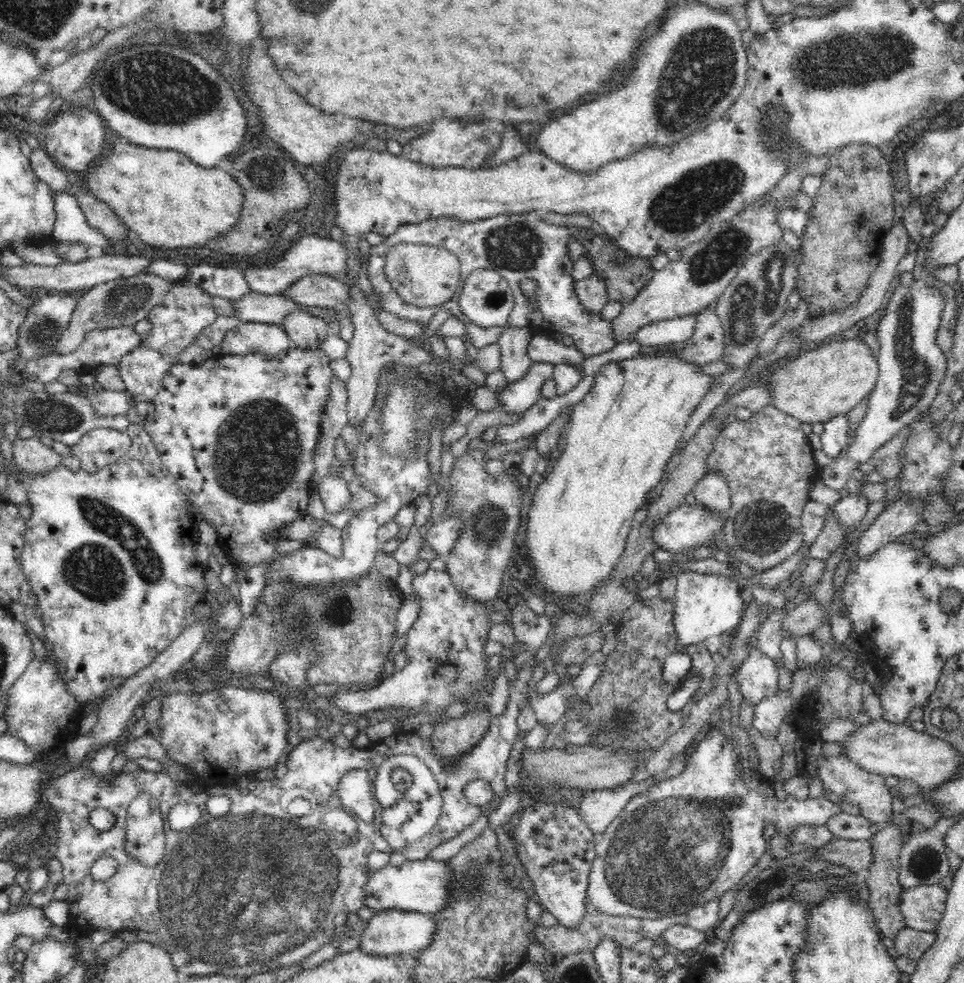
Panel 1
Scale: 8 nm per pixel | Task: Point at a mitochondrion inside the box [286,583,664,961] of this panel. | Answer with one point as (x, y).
(476, 869)

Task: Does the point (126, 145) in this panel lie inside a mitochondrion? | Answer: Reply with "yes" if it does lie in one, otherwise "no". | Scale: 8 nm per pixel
no

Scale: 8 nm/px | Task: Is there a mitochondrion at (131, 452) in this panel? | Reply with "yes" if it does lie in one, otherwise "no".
no

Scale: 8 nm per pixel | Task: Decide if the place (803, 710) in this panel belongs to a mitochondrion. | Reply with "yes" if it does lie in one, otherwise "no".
no

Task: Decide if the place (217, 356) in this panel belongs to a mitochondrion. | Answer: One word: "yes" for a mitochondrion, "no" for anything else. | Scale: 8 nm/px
no

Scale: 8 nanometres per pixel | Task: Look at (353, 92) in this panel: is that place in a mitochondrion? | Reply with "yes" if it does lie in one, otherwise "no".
no

